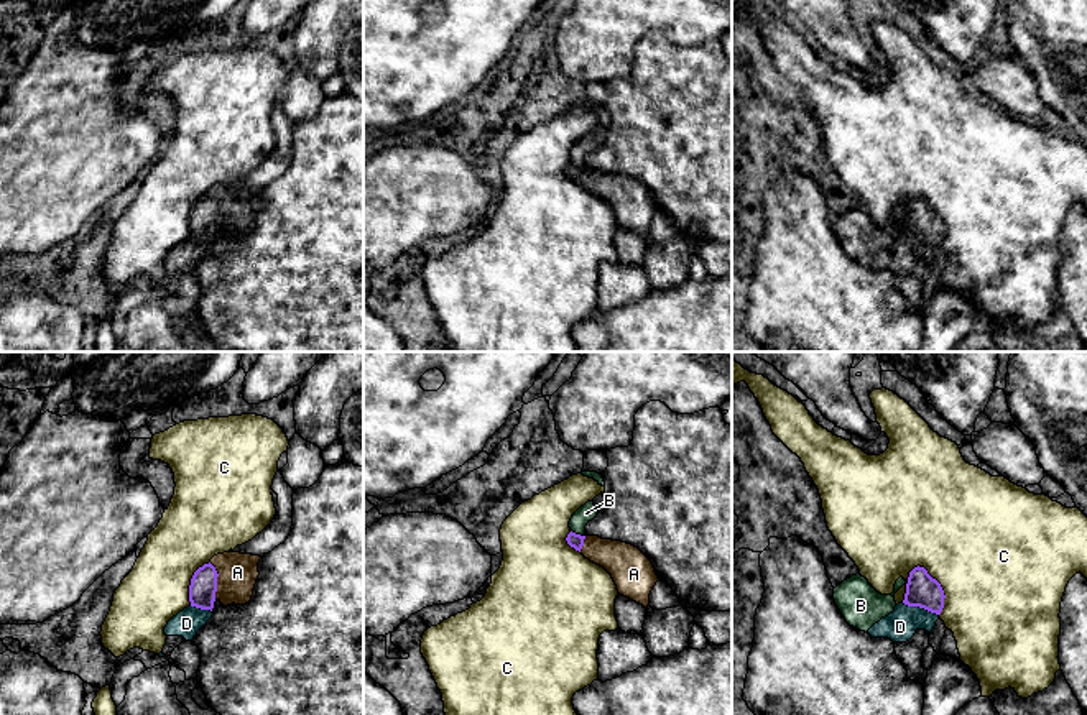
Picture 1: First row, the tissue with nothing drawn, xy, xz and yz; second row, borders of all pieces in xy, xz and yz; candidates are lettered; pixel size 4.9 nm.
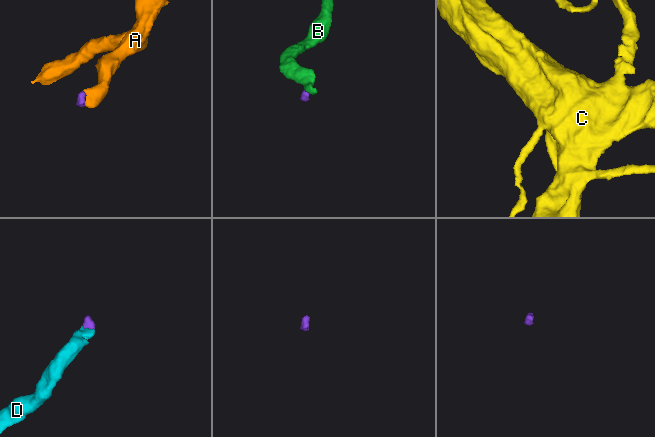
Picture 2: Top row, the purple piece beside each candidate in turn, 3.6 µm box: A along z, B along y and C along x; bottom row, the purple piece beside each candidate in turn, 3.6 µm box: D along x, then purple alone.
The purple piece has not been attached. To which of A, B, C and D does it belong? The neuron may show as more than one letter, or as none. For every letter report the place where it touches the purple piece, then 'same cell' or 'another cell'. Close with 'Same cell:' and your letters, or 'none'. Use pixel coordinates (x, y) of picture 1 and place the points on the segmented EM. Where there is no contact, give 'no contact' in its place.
A: contact xy (216, 581); same cell
B: contact xz (578, 535); another cell
C: contact yz (941, 589); another cell
D: contact yz (921, 607); same cell
Same cell: A, D

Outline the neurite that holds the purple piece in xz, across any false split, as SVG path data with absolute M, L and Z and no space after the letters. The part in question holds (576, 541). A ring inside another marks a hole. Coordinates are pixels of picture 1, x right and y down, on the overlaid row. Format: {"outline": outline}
{"outline": "M572 531L566 541L585 559L604 567L612 575L620 595L648 608L650 593L659 579L651 560L638 547Z"}

